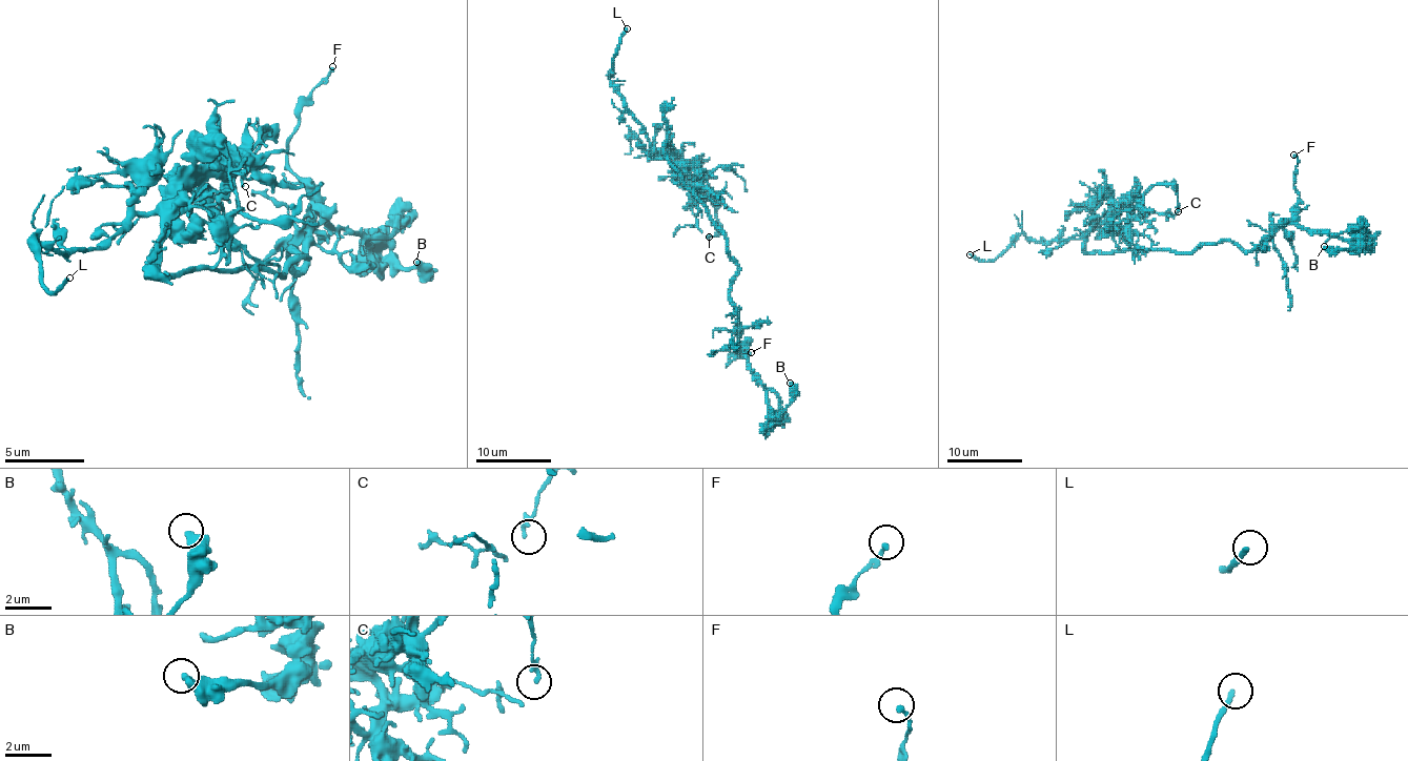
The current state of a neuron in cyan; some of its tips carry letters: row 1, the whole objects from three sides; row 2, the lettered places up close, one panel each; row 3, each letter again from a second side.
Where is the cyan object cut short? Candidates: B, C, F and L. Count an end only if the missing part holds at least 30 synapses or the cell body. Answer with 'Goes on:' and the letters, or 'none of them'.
Goes on: L

